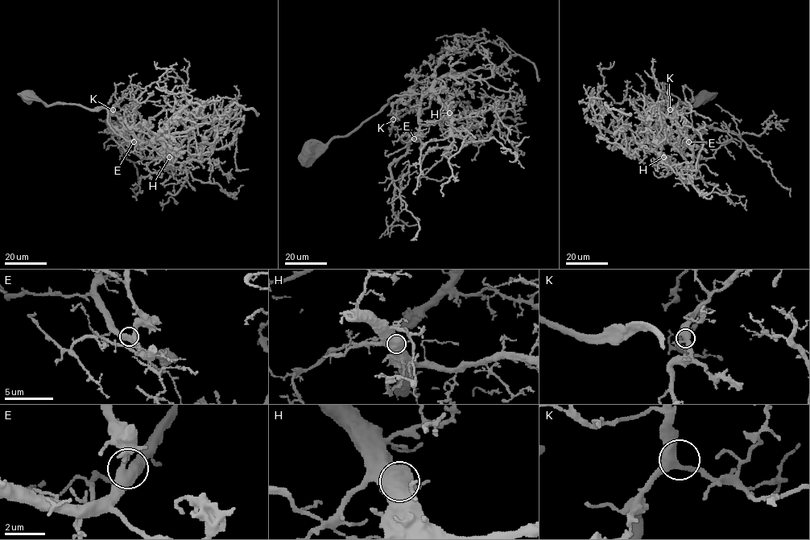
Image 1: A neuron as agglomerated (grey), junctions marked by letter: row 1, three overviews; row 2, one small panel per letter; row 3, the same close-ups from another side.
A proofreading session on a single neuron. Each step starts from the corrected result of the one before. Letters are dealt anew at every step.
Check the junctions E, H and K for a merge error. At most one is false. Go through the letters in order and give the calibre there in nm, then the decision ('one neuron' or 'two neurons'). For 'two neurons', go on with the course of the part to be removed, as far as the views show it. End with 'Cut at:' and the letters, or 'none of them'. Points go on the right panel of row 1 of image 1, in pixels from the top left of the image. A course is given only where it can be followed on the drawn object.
E: calibre 420 nm; one neuron
H: calibre 800 nm; one neuron
K: calibre 400 nm; one neuron
Cut at: none of them

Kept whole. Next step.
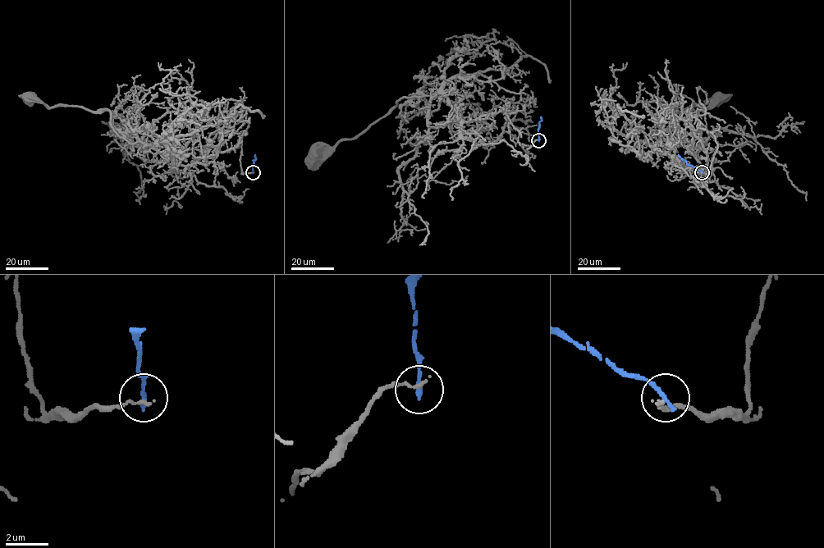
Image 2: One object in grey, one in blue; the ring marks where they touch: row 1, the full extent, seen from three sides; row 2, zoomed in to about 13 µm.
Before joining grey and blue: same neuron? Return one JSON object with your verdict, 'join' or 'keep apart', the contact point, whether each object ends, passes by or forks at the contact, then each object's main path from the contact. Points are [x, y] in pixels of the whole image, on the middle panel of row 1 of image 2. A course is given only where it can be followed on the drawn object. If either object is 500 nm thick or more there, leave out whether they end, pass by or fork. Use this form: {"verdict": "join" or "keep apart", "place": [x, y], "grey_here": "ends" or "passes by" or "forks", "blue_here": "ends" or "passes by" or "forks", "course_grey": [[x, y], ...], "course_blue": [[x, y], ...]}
{"verdict": "keep apart", "place": [538, 140], "grey_here": "ends", "blue_here": "ends", "course_grey": [[539, 139], [528, 155], [505, 131], [477, 145], [462, 135], [460, 116], [436, 93], [404, 97], [317, 157]], "course_blue": [[539, 140], [541, 116]]}

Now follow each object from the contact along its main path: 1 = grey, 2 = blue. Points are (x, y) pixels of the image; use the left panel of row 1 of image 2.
1: (253, 172), (243, 173), (241, 138), (228, 127), (176, 171), (167, 155), (117, 134), (108, 110), (31, 98)
2: (253, 171), (255, 154)

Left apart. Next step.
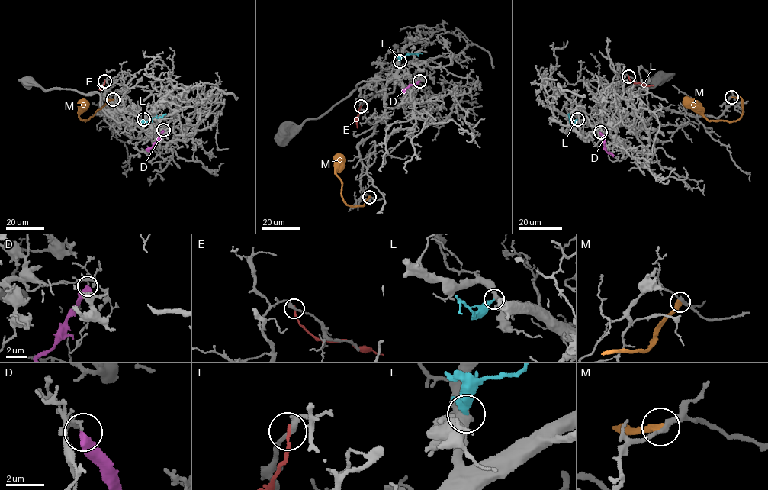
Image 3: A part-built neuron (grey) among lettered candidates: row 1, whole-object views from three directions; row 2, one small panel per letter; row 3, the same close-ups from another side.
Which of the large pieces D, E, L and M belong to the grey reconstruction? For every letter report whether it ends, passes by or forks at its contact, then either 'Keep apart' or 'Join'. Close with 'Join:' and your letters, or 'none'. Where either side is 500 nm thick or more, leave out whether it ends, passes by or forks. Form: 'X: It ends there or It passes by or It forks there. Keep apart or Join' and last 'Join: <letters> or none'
D: Keep apart
E: It ends there. Keep apart
L: It ends there. Join
M: It ends there. Keep apart
Join: L

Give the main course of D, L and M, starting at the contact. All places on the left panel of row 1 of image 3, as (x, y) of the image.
D: (163, 130), (159, 138), (146, 151)
L: (142, 118), (148, 121), (166, 114)
M: (114, 99), (109, 99), (85, 120), (79, 117), (86, 103), (84, 99)

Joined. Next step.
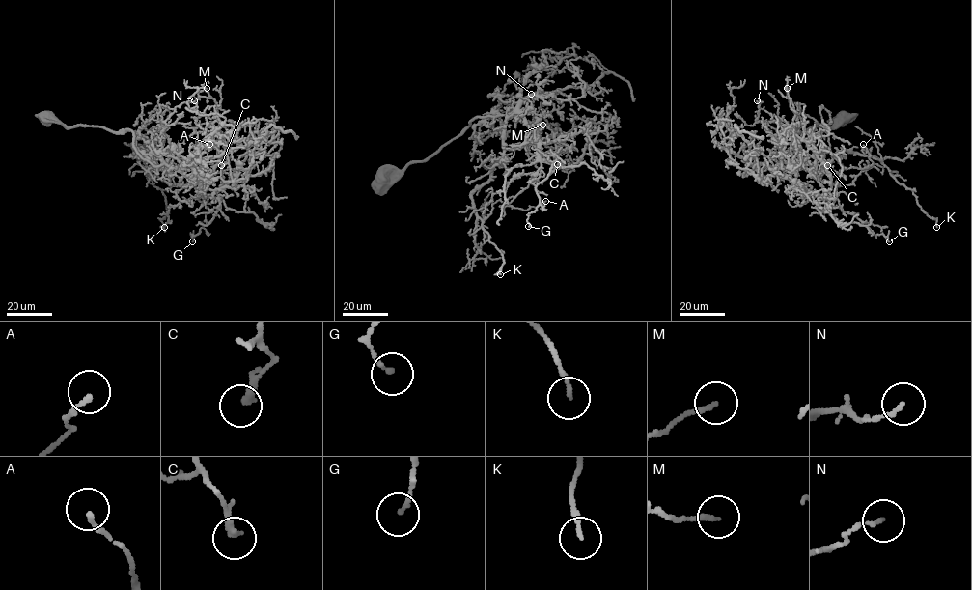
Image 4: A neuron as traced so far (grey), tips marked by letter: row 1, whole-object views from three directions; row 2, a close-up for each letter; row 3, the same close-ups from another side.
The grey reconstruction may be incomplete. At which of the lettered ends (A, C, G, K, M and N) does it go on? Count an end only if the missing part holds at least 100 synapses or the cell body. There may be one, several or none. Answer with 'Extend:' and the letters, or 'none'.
Extend: none

